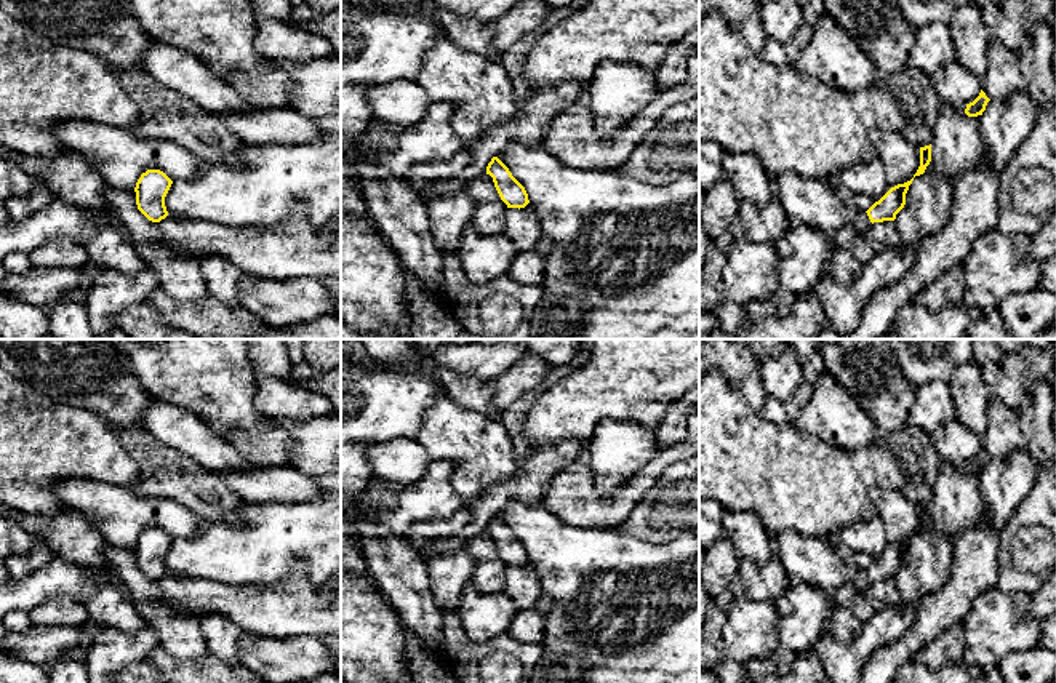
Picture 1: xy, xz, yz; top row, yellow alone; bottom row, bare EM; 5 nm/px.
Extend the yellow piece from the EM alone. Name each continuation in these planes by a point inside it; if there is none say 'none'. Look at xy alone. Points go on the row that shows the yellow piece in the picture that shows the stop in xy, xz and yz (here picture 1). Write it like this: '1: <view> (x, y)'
none

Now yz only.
1: yz (813, 202)

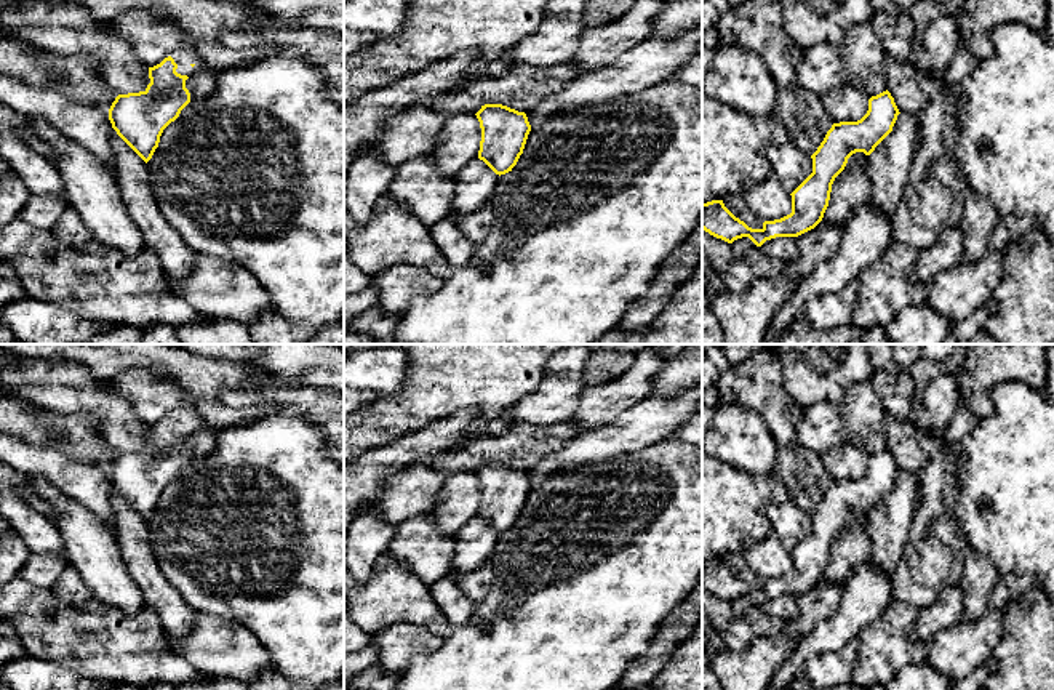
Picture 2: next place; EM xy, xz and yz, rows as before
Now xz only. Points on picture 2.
none

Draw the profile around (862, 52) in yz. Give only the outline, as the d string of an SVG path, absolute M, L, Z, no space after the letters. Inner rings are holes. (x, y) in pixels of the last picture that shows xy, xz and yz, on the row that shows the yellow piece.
M870 22L854 26L841 45L848 83L868 98L888 90L884 48Z

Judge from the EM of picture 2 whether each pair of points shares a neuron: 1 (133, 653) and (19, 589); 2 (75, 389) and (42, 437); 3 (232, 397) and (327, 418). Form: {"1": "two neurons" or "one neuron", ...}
{"1": "one neuron", "2": "two neurons", "3": "one neuron"}

